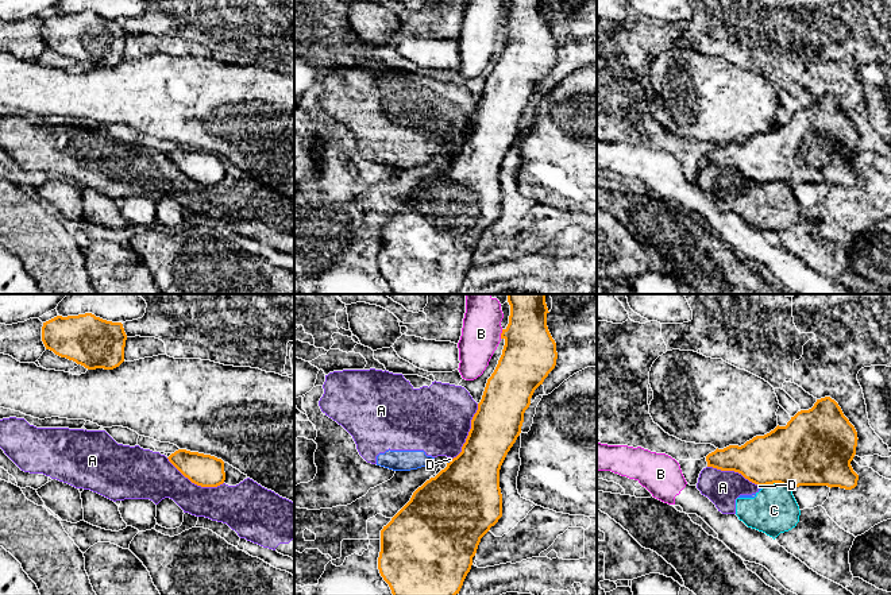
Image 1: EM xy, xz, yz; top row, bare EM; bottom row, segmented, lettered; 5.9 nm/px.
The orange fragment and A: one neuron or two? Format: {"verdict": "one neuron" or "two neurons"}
{"verdict": "two neurons"}

